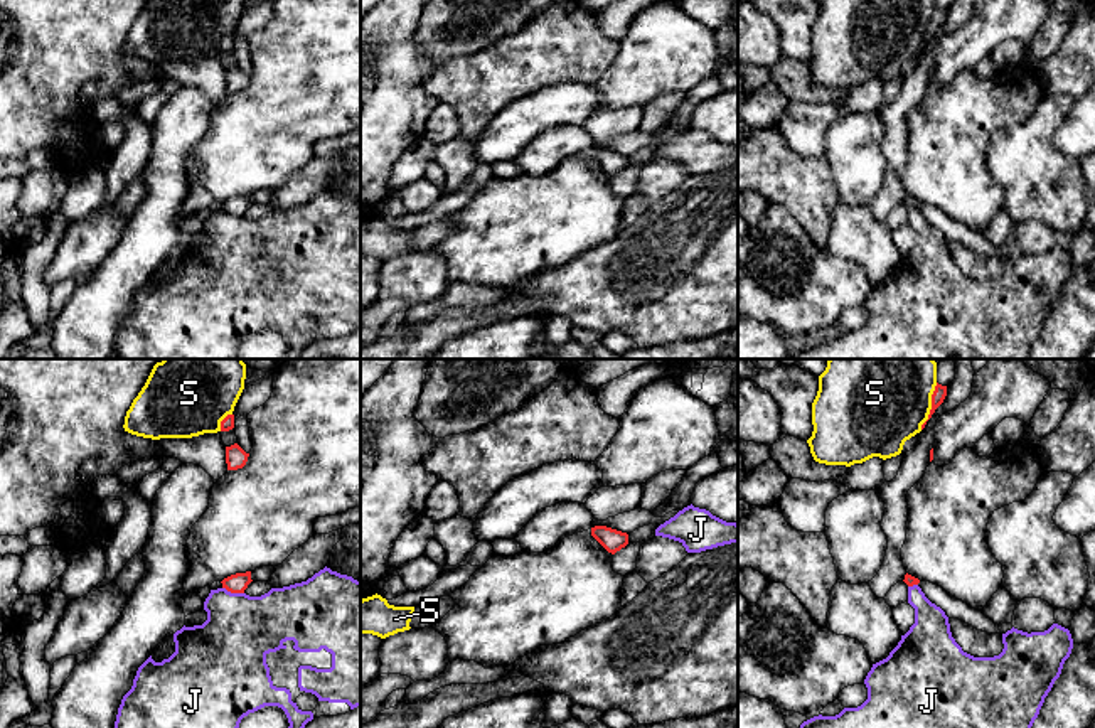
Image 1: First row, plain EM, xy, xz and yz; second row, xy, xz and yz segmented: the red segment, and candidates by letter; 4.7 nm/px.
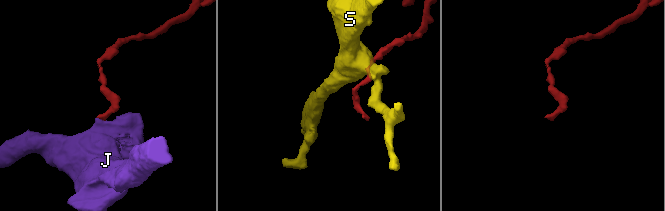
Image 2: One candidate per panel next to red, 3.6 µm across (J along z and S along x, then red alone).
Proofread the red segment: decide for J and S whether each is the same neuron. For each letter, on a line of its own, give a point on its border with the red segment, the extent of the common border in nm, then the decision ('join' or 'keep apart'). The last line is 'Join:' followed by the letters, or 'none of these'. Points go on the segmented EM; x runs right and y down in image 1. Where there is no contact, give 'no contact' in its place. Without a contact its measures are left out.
J: xy (233, 592) | 110 nm | keep apart
S: yz (932, 406) | 240 nm | keep apart
Join: none of these

